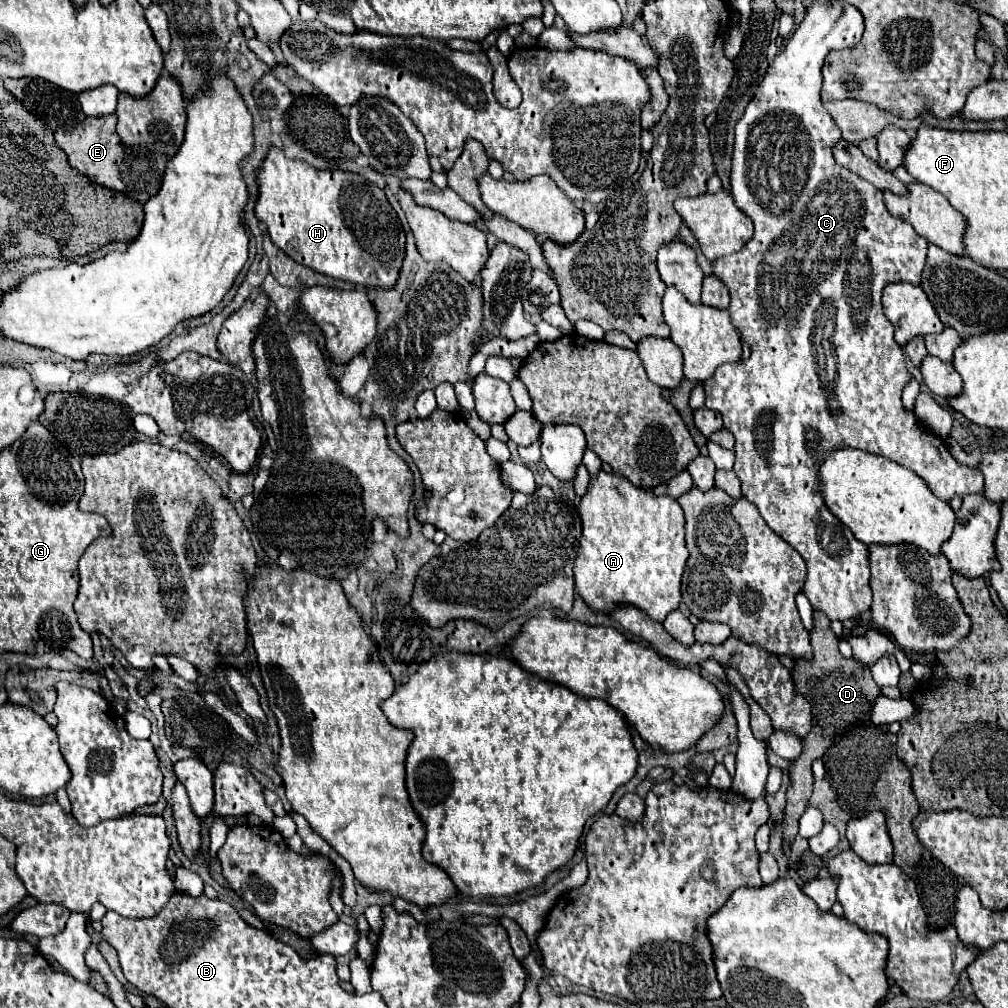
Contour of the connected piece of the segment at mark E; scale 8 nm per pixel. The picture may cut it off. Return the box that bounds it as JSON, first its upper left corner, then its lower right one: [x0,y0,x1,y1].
[55,114,167,204]

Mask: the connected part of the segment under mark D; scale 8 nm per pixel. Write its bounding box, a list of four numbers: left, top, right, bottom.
[781,610,881,840]

